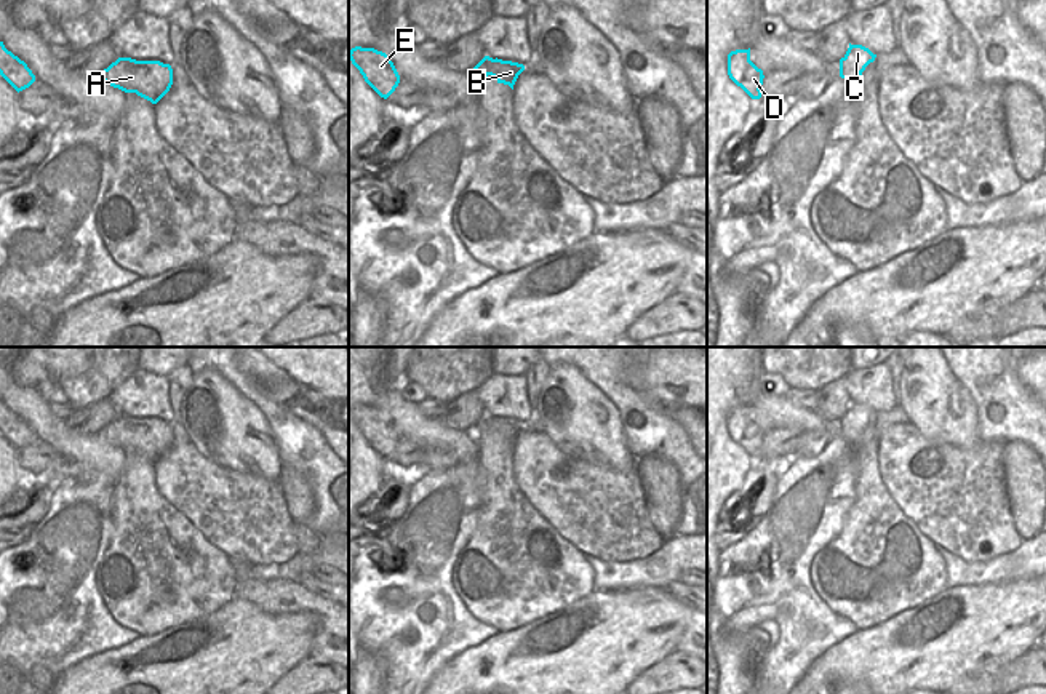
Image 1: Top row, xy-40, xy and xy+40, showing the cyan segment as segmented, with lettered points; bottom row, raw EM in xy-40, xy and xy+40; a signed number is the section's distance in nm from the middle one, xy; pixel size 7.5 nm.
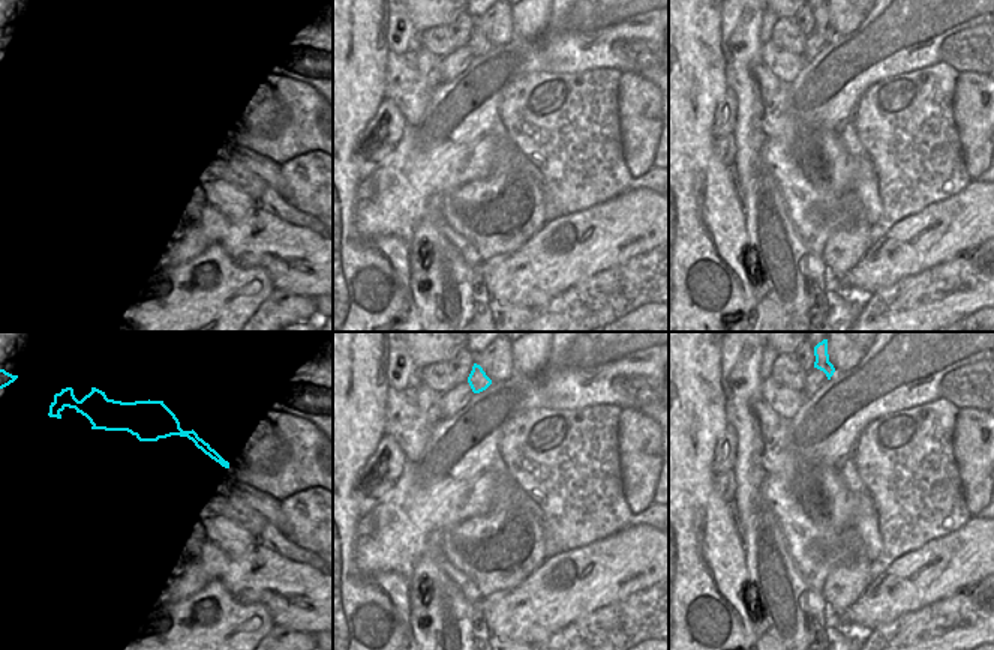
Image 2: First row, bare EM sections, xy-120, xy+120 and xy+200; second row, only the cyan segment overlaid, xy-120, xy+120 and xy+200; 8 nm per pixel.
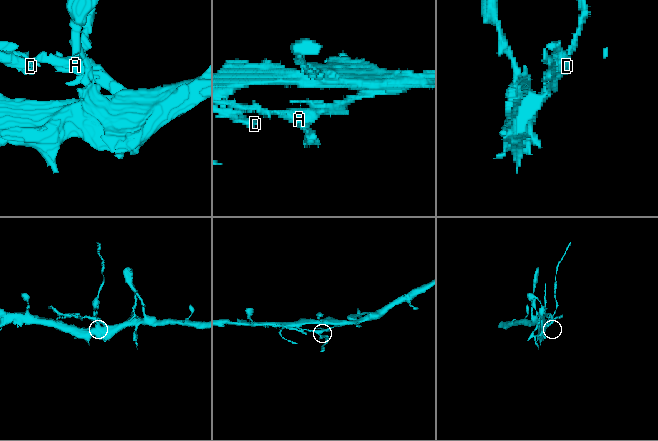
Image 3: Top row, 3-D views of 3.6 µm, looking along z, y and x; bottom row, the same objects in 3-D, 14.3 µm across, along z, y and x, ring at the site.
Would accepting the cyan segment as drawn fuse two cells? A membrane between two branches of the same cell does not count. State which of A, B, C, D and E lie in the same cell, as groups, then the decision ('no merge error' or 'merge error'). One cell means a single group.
A B D E / C; merge error

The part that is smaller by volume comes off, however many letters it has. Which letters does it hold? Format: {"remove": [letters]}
{"remove": ["C"]}

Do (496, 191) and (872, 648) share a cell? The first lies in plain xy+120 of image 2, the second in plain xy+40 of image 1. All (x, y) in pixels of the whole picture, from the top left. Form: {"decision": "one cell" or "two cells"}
{"decision": "two cells"}

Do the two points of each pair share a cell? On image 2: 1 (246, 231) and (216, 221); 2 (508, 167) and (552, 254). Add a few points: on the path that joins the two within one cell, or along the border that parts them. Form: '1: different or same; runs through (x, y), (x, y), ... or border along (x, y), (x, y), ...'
1: same; runs through (239, 231), (224, 228)
2: different; border along (546, 222), (511, 251)

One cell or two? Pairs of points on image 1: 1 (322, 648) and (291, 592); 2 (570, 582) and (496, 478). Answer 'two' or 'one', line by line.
1: one
2: one

